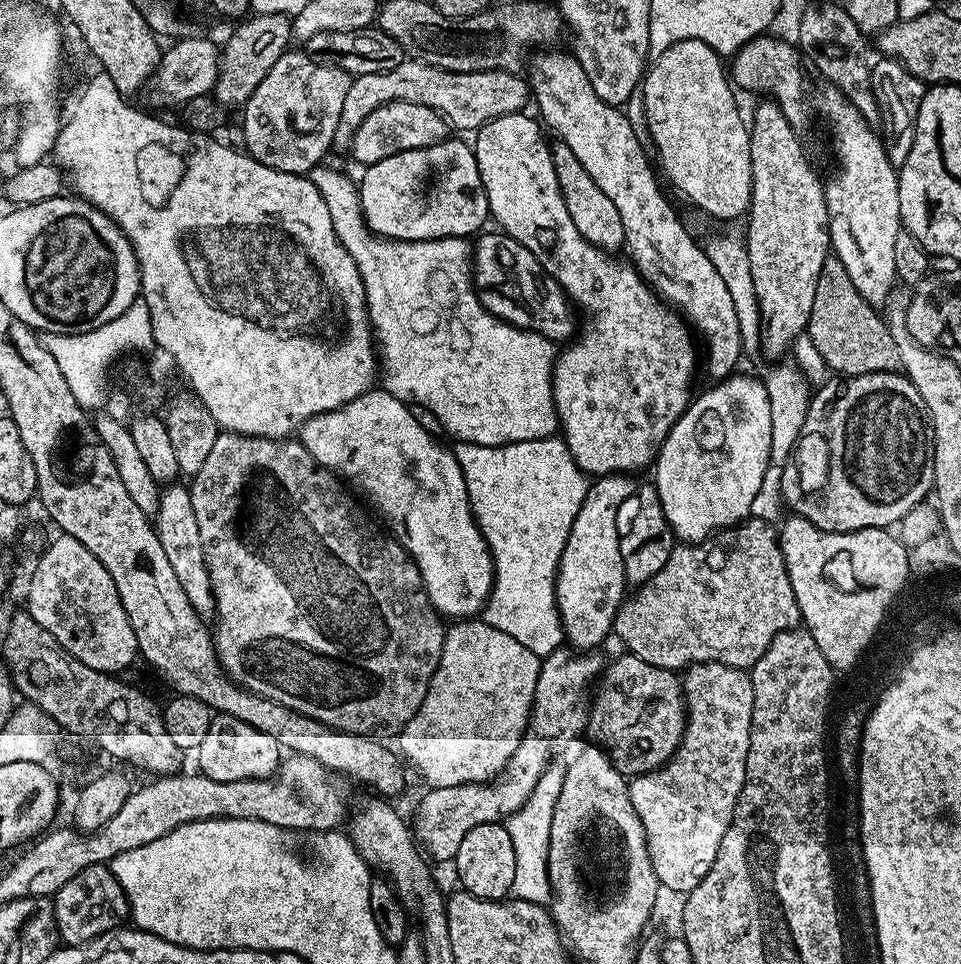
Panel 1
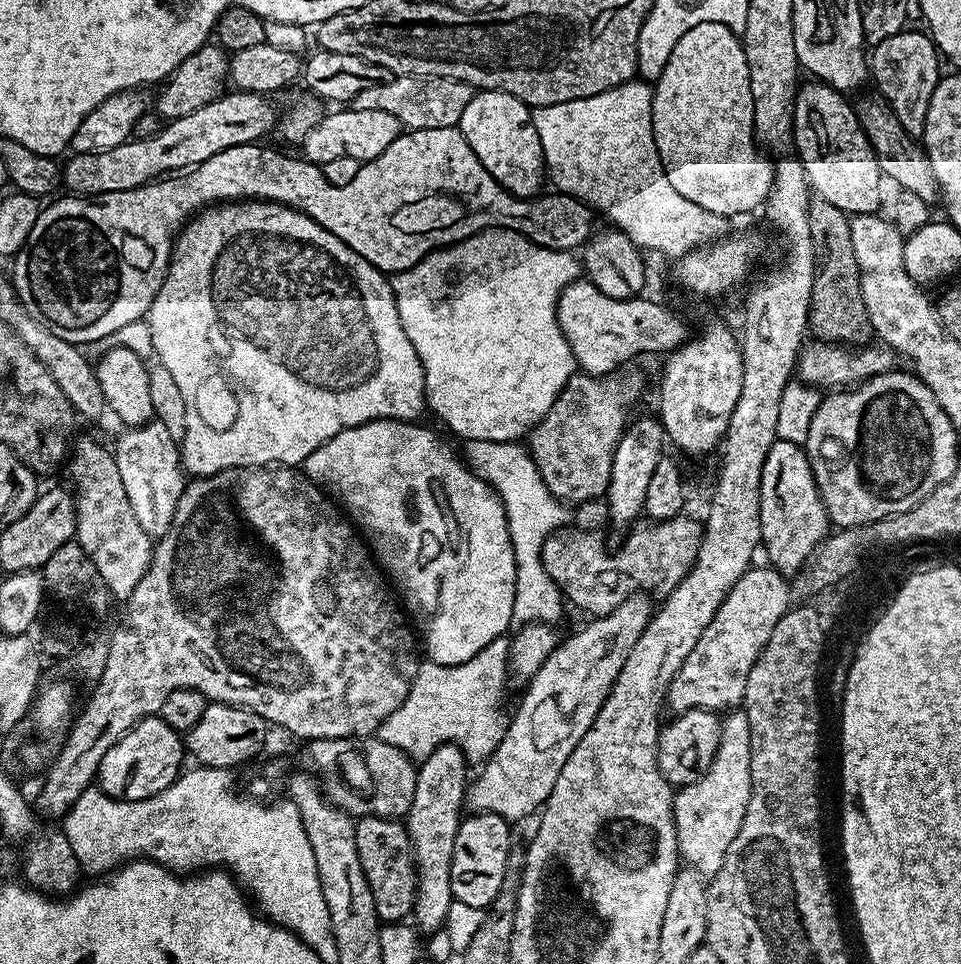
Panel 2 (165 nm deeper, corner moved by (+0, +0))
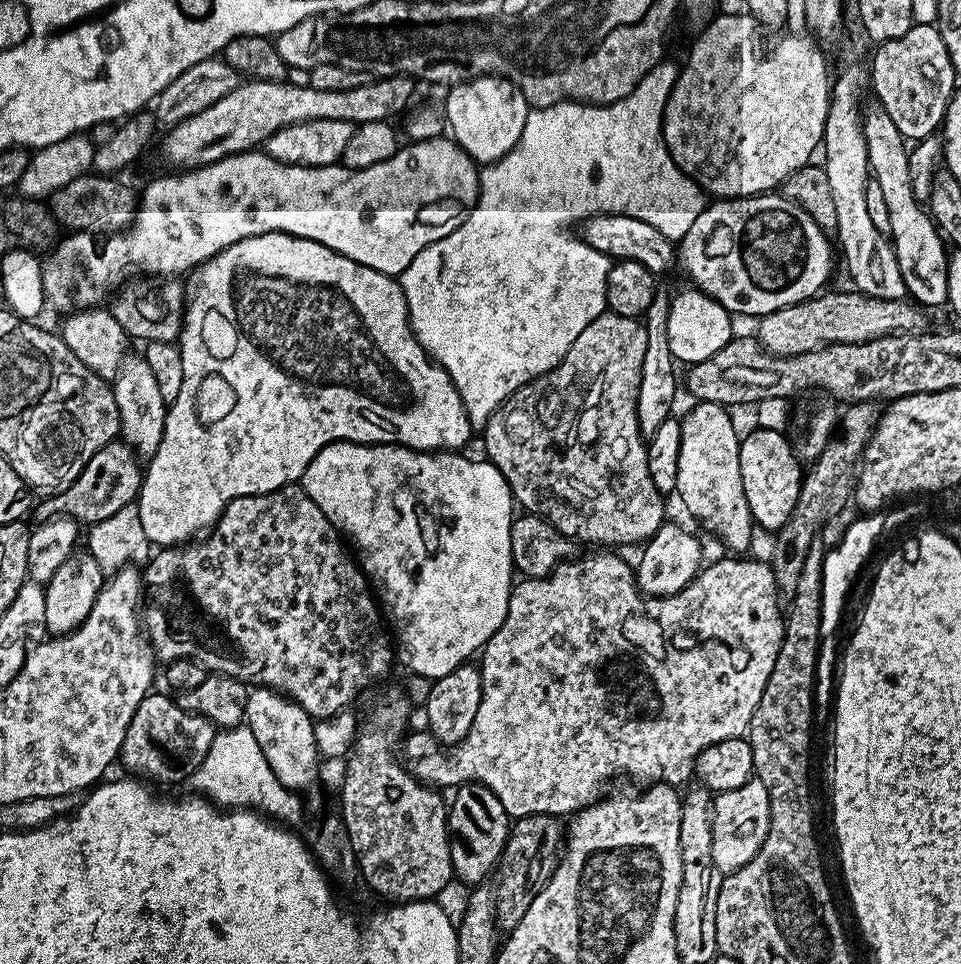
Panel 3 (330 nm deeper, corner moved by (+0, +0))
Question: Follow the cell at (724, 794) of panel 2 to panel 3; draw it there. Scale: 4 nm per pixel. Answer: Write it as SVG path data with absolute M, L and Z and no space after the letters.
M758 778L747 780L738 790L719 793L712 802L712 833L714 834L714 866L721 874L737 872L766 842L770 830L770 798L766 786Z

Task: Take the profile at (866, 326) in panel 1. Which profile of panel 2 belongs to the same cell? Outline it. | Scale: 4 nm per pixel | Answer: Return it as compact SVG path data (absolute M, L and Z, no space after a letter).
M809 199L810 238L816 255L814 282L810 290L808 326L817 341L841 346L868 346L874 333L862 298L858 261L854 256L849 213L831 202Z

